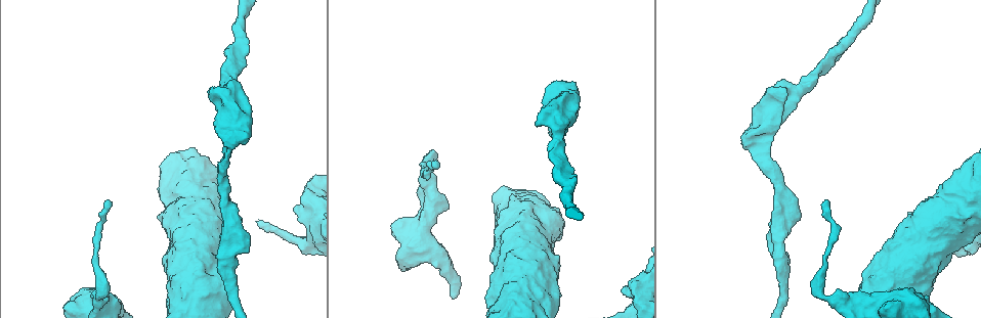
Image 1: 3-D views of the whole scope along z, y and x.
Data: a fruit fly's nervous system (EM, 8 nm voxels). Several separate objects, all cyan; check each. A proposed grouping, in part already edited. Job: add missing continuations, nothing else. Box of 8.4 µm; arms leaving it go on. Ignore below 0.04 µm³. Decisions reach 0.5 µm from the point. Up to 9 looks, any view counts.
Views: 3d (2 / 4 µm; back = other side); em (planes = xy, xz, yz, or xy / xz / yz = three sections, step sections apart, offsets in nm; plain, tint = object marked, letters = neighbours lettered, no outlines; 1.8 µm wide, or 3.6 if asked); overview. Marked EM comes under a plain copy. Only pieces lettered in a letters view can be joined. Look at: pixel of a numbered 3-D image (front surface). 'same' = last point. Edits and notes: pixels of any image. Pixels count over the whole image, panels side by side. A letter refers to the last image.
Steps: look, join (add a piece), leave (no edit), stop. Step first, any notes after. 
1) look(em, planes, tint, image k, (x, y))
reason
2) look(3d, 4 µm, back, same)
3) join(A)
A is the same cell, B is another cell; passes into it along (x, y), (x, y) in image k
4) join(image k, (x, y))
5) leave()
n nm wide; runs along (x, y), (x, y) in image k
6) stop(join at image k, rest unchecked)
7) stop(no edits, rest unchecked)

look(em, 3.6 µm, yz, step 8, letters, image 1, (623, 292))
thick end

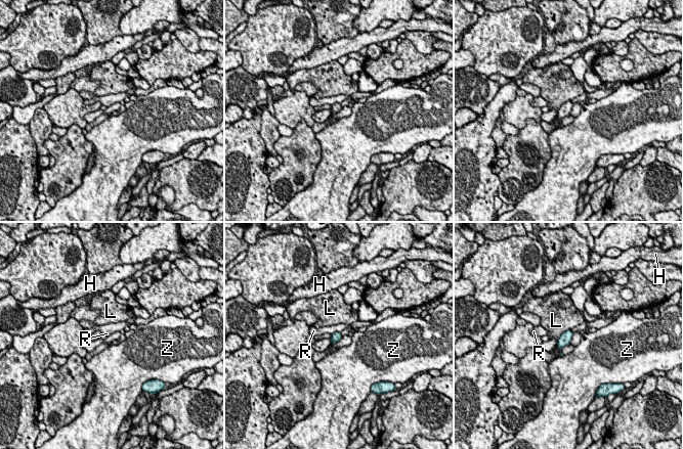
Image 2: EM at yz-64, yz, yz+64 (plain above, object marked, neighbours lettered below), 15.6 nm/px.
look(em, 3.6 µm, planes, letters, same)
cut it another way

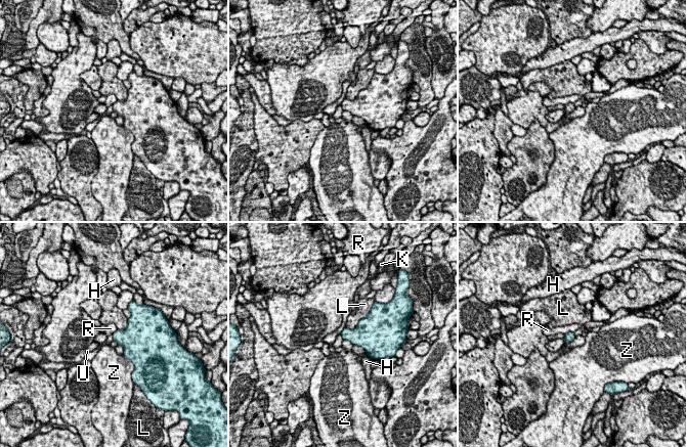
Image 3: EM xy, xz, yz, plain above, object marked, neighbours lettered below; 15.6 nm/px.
leave()
L touches over 440 nm; H, K, L, R, U and Z are other cells; no lettered piece goes on from it

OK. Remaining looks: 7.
look(em, planes, letters, image 1, (537, 126))
thick end

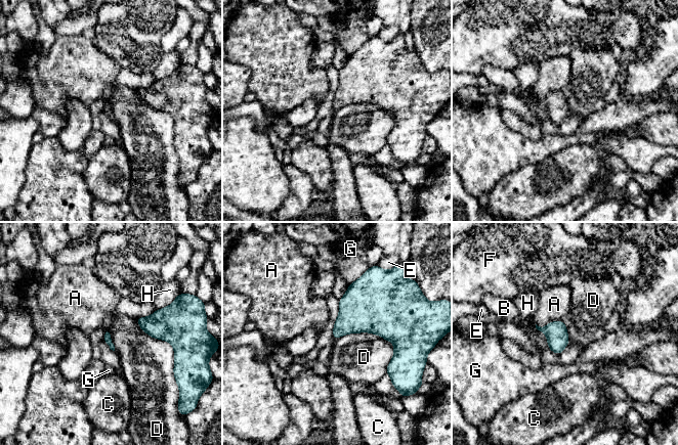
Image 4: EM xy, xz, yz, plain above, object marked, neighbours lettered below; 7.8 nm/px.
leave()
A, B, C, D, E, F, G and H are other cells; border along (335, 339), (388, 340), (386, 372) in image 4; no lettered piece goes on from it

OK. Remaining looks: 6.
look(em, planes, tint, image 1, (772, 248))
thick end

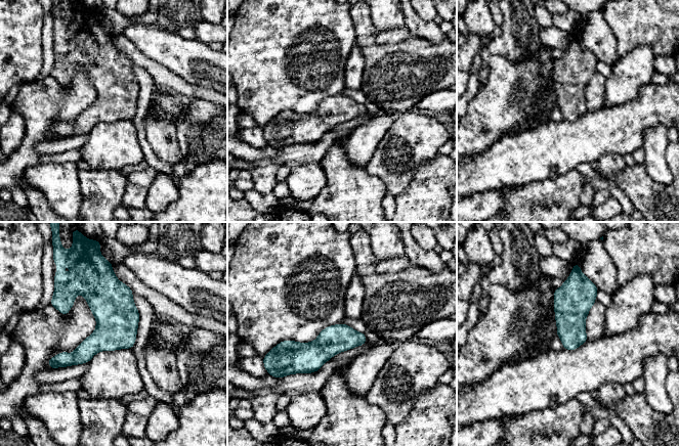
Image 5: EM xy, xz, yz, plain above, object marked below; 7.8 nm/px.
look(em, planes, letters, same)

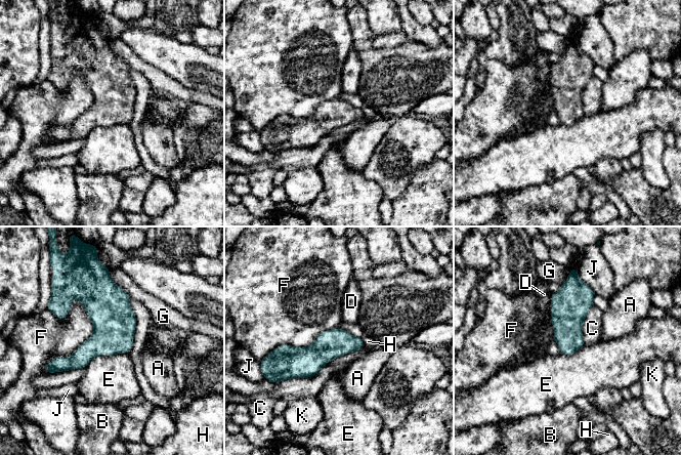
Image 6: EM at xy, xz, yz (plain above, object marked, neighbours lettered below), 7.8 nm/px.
leave()
A, B, C, D, E, F, G, H, J and K are other cells; border along (128, 353), (97, 355), (85, 366) in image 6; none of them fits

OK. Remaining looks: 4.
look(3d, 2 µm, image 1, (433, 162))
thin end

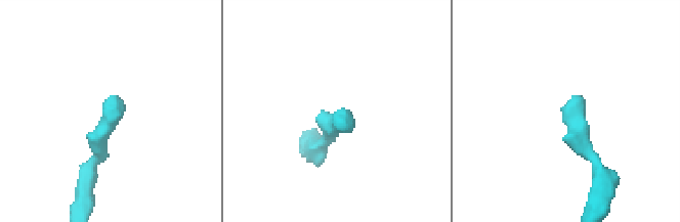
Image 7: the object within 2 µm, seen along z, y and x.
look(em, 3.6 µm, planes, letters, image 7, (111, 95))

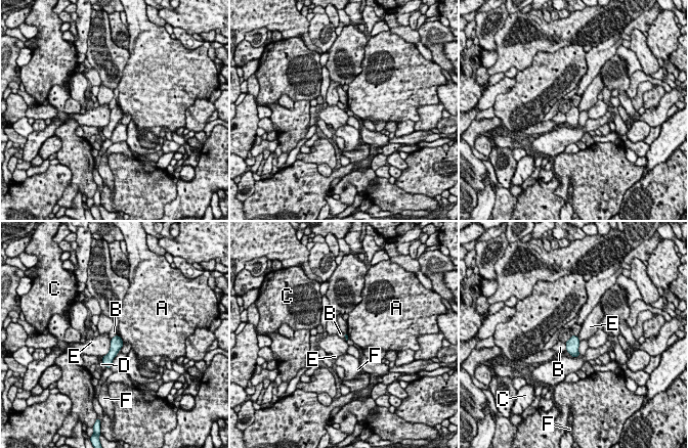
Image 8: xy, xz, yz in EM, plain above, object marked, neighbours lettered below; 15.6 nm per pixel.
leave()
A, B, C, D, E and F are other cells; border along (564, 343), (566, 350) in image 8; no lettered piece goes on from it

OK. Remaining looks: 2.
stop(no edits, rest unchecked)

